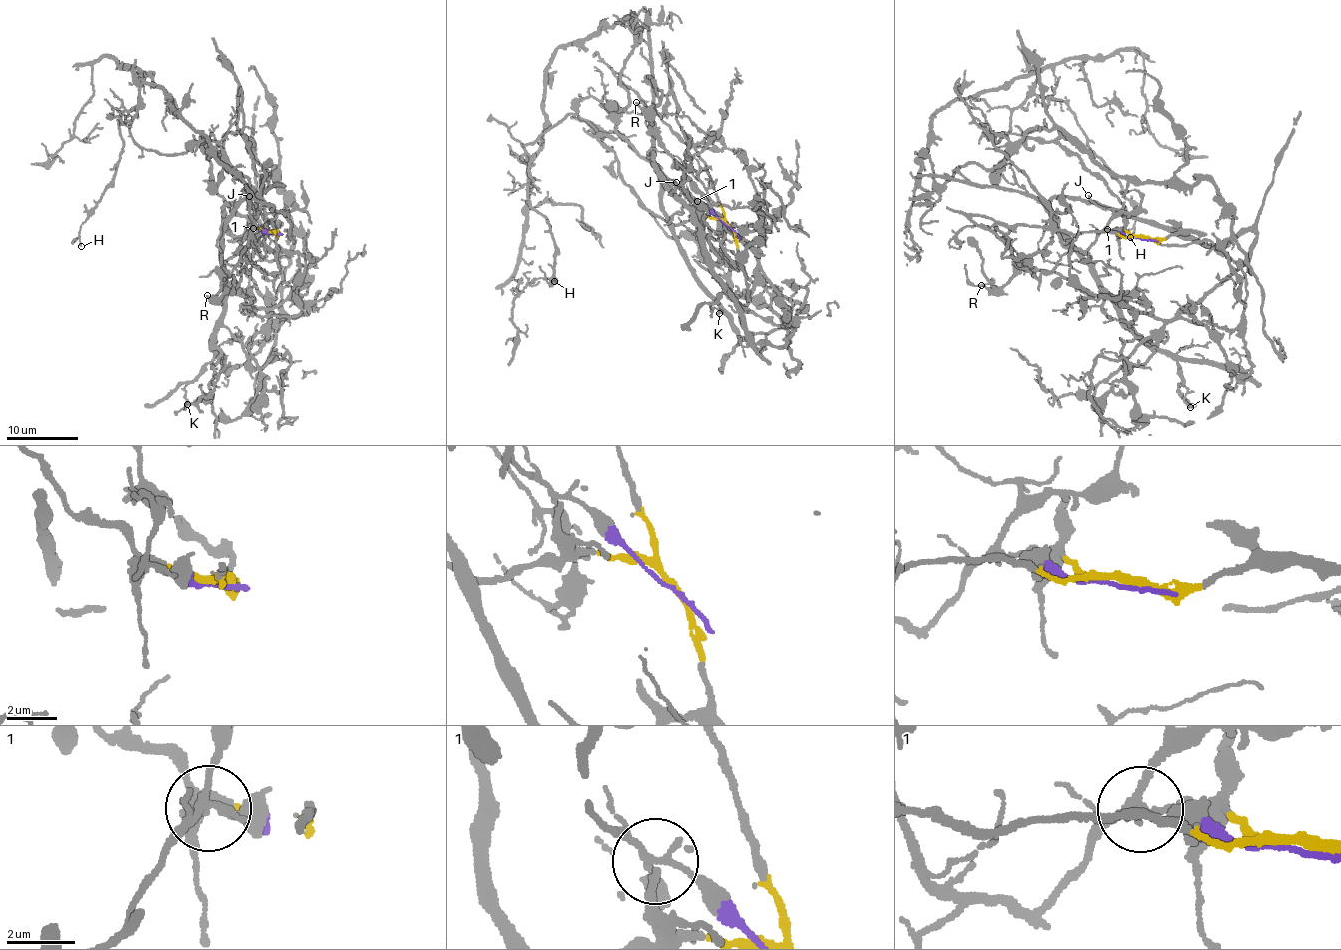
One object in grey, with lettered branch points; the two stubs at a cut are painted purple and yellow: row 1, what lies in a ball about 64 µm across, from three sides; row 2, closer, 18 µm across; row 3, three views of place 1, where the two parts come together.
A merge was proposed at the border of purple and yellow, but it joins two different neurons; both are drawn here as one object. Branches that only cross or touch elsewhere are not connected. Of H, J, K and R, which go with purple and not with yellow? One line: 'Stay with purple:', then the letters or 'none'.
Stay with purple: J, K, R

